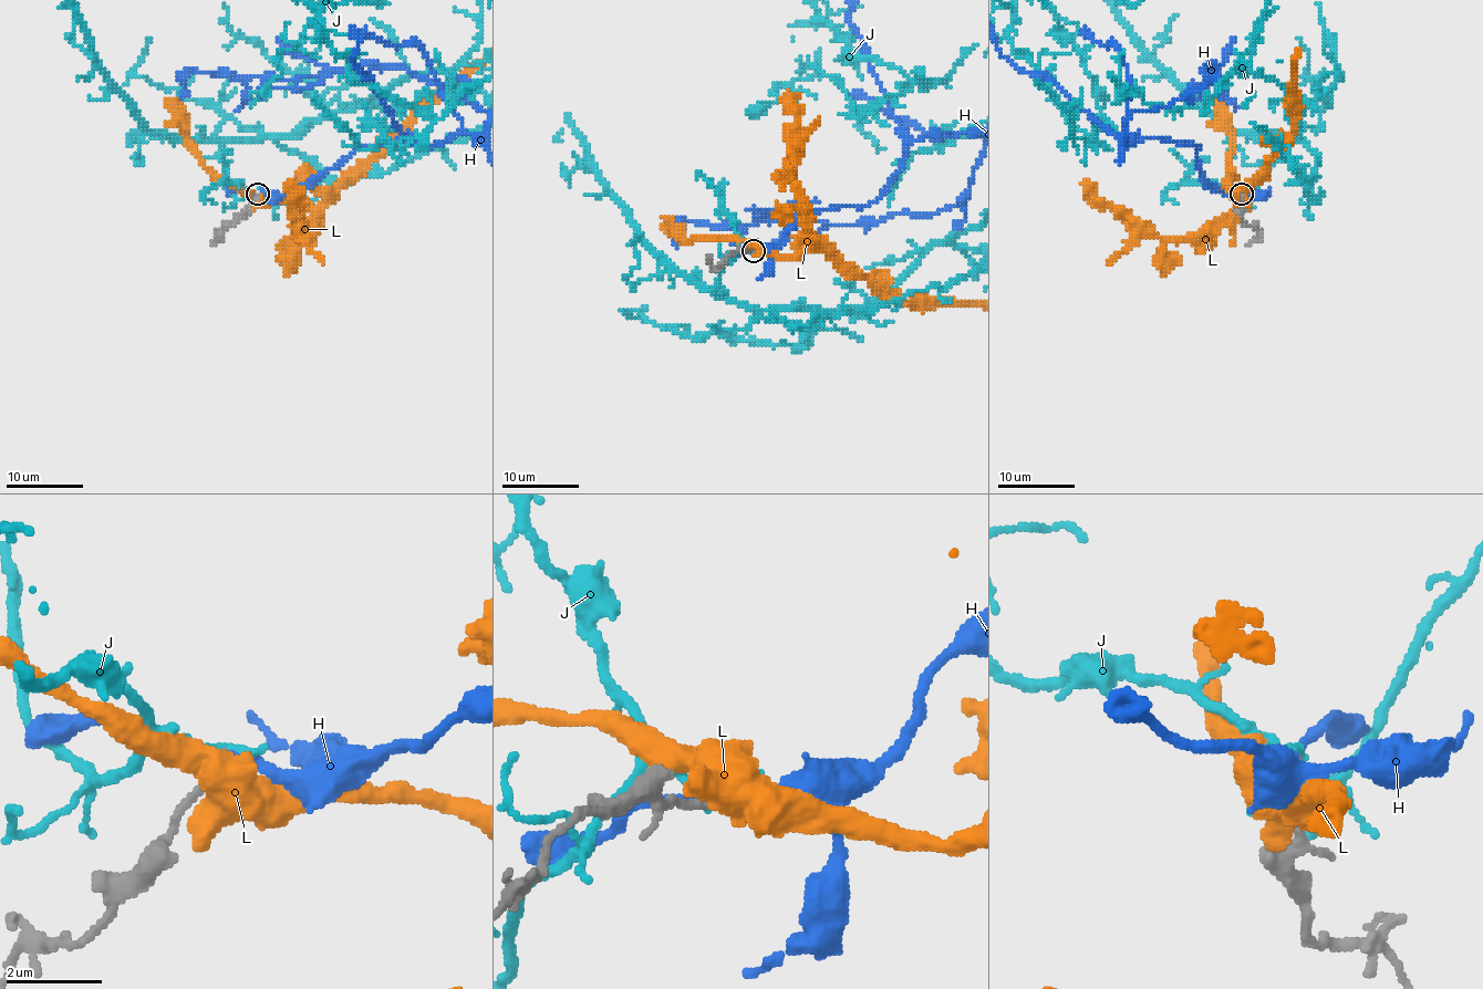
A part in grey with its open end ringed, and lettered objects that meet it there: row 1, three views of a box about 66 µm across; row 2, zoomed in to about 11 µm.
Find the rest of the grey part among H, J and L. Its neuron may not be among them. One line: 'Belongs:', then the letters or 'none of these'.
Belongs: none of these

